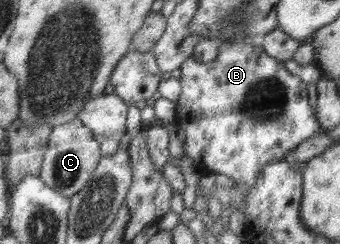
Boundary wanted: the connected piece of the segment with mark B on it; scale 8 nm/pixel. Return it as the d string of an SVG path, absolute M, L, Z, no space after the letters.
M242 39L226 41L219 43L218 55L212 62L196 62L196 59L190 56L182 63L180 68L181 94L179 95L180 98L177 100L177 114L174 123L183 131L185 157L192 160L194 166L196 166L202 174L221 174L233 177L234 181L240 183L240 187L245 191L246 195L254 189L254 185L256 185L256 181L258 181L258 176L262 173L262 167L270 165L272 161L284 161L291 149L298 147L302 141L321 131L322 127L320 123L318 123L317 112L314 110L314 107L311 106L311 103L308 102L308 83L290 73L282 61L278 61L270 57L267 53L264 53L262 46L252 46Z

